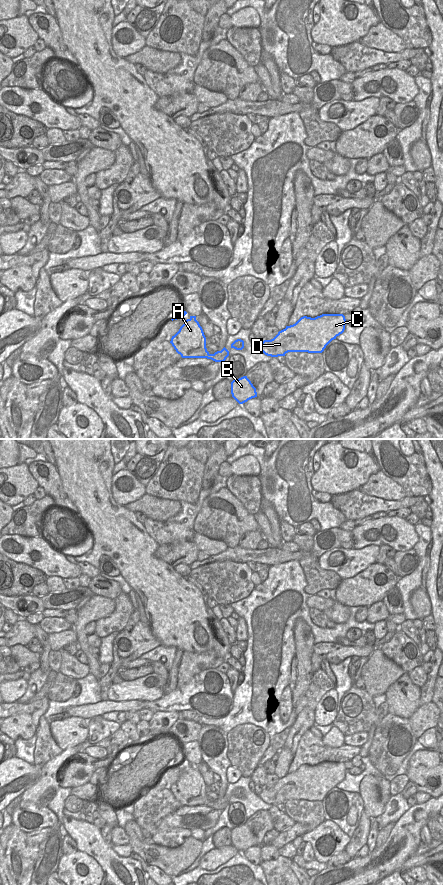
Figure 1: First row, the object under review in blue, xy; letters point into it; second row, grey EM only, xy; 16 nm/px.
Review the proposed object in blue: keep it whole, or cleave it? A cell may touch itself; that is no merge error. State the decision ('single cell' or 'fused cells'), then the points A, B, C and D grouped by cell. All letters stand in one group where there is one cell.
single cell; groups A B C D

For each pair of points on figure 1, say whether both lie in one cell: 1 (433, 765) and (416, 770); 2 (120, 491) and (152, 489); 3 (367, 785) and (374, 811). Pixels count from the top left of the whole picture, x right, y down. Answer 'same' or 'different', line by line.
1: same
2: different
3: same

